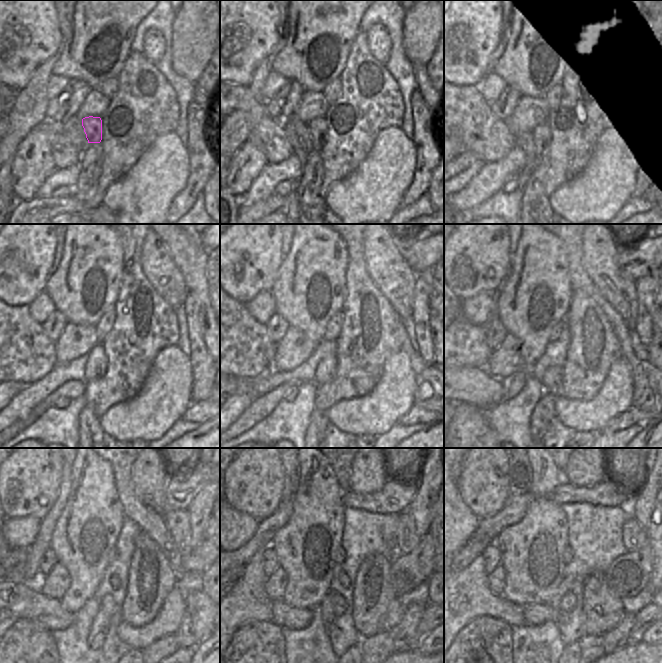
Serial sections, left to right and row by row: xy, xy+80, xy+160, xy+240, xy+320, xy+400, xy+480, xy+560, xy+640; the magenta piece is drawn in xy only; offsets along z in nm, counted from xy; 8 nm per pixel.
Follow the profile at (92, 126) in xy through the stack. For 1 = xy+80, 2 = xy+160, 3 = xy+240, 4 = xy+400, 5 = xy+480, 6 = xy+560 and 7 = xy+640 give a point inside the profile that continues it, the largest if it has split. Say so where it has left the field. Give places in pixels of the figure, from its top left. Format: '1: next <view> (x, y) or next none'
1: next xy+80 (318, 129)
2: next xy+160 (541, 134)
3: next xy+240 (96, 363)
4: next xy+400 (552, 378)
5: next xy+480 (107, 604)
6: next xy+560 (338, 601)
7: next xy+640 (568, 602)

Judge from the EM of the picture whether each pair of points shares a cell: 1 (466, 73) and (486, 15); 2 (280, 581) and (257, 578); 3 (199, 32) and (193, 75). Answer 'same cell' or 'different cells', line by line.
1: same cell
2: different cells
3: same cell

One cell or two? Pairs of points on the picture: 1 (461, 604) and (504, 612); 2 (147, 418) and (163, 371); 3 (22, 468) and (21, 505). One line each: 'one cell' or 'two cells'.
1: one cell
2: one cell
3: one cell

